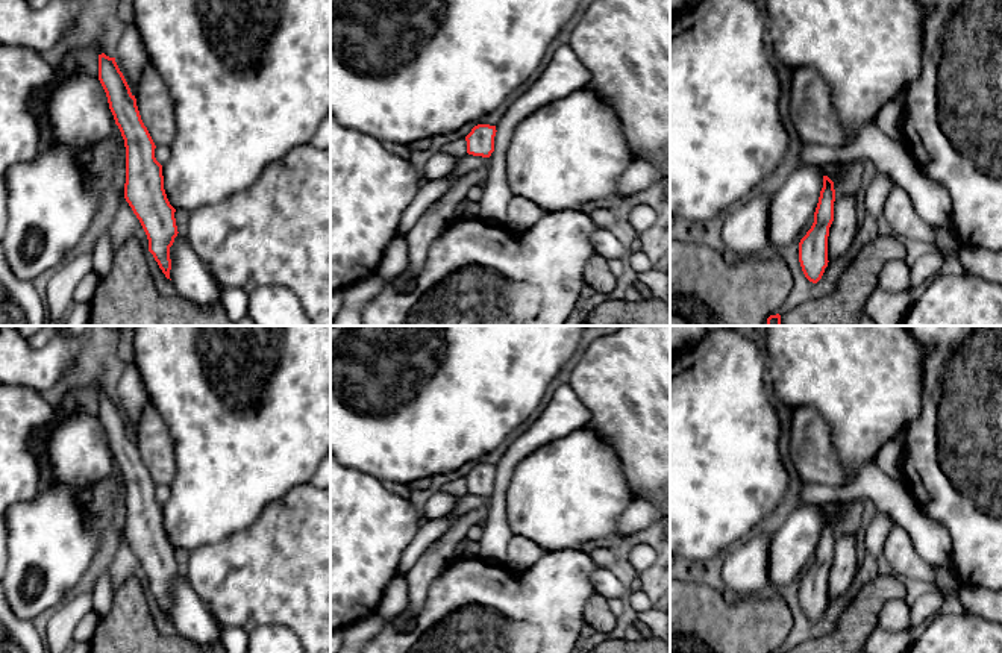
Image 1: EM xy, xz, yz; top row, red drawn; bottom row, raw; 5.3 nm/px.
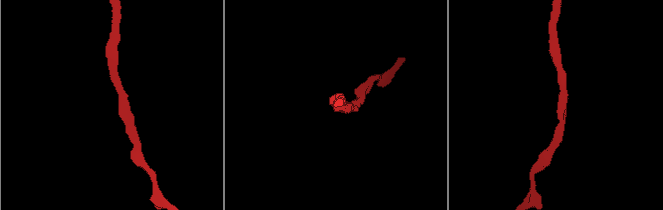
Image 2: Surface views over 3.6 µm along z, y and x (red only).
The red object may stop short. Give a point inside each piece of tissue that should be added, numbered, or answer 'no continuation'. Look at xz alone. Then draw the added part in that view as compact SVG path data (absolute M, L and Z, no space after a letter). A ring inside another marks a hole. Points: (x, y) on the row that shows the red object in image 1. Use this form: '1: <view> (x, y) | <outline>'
no continuation

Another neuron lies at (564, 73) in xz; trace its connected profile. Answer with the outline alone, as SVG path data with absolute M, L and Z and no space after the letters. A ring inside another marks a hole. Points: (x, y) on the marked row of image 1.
M562 45L553 53L541 76L511 105L496 124L494 152L488 158L488 176L481 183L478 218L491 226L506 226L506 208L512 198L506 179L506 148L515 126L532 111L587 88L590 80L588 68L568 45Z

